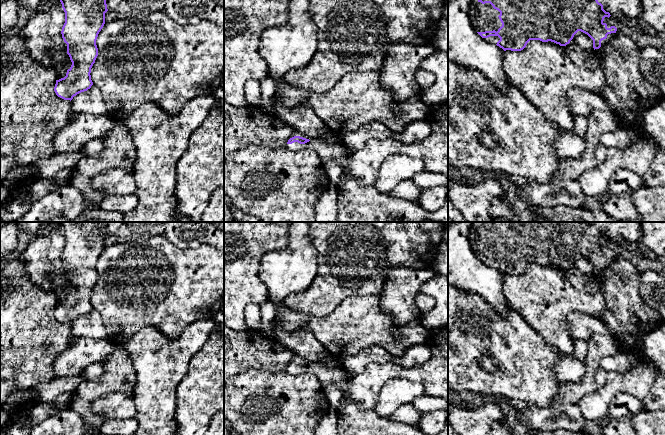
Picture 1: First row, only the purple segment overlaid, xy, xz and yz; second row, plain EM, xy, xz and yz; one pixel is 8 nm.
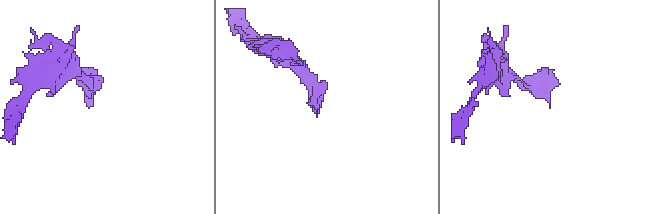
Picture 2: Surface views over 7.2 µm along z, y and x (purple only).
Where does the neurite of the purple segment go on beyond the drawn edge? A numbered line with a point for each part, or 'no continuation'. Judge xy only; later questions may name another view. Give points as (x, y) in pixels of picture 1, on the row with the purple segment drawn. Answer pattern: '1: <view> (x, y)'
no continuation

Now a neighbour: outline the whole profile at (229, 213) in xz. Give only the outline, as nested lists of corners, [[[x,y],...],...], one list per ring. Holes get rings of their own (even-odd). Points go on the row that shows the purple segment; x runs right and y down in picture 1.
[[[224,200],[224,222],[236,222],[236,212],[231,204]]]

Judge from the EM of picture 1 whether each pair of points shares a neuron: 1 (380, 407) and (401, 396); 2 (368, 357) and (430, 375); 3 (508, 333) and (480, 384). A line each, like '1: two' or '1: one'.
1: one
2: two
3: one

